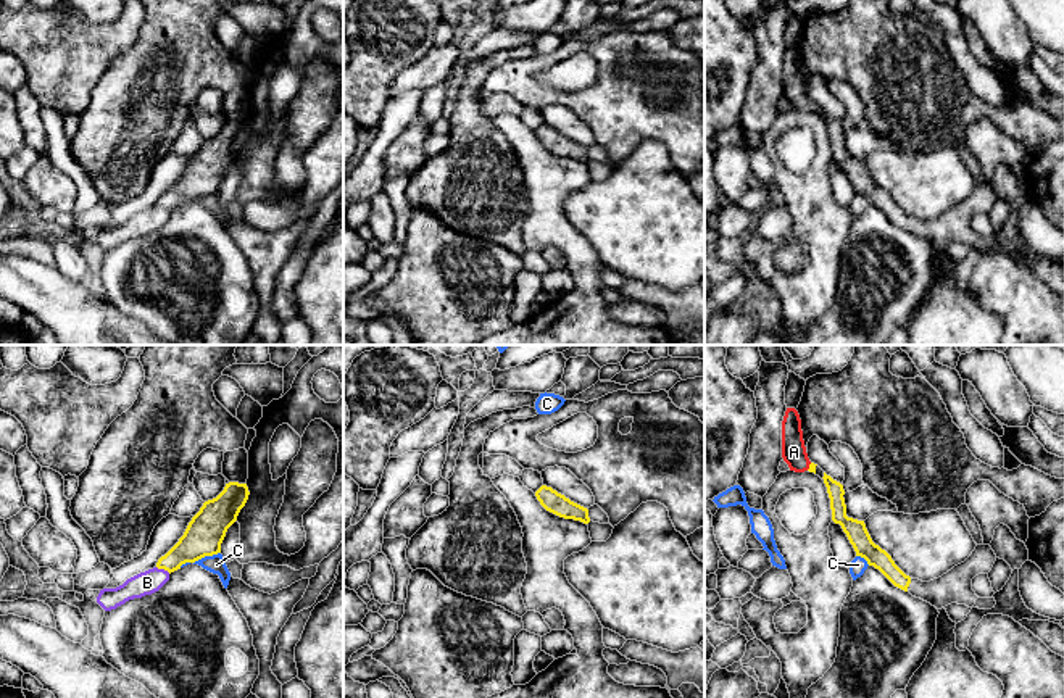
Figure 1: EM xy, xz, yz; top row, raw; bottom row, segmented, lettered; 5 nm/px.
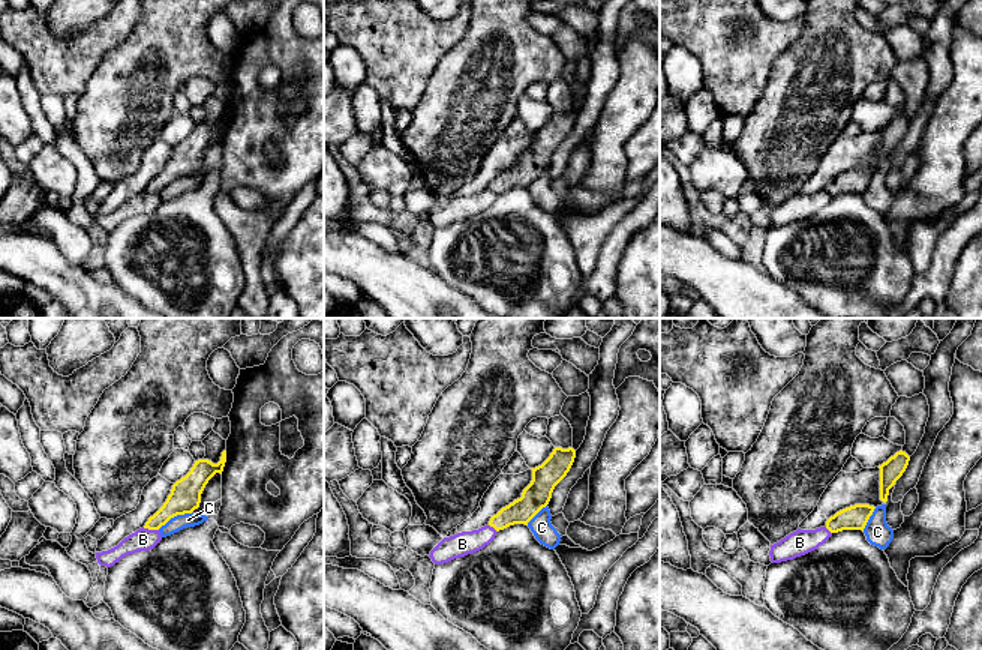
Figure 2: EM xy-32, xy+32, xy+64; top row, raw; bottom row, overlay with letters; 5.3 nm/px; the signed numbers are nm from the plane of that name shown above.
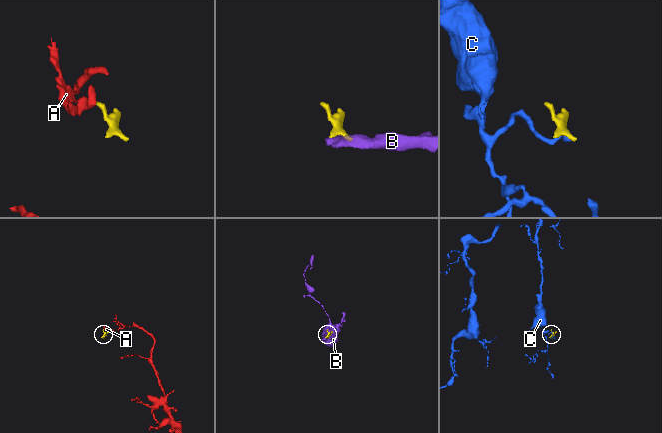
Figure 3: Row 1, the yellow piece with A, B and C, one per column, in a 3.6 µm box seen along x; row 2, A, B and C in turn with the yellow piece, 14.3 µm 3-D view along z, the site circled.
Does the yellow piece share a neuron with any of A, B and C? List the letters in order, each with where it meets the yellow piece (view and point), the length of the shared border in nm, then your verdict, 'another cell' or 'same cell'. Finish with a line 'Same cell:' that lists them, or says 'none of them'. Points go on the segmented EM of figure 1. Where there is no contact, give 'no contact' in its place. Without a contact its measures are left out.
A: contact yz (810, 466); length 50 nm; same cell
B: contact xy (163, 568); length 80 nm; another cell
C: contact xy (207, 555); length 150 nm; another cell
Same cell: A

